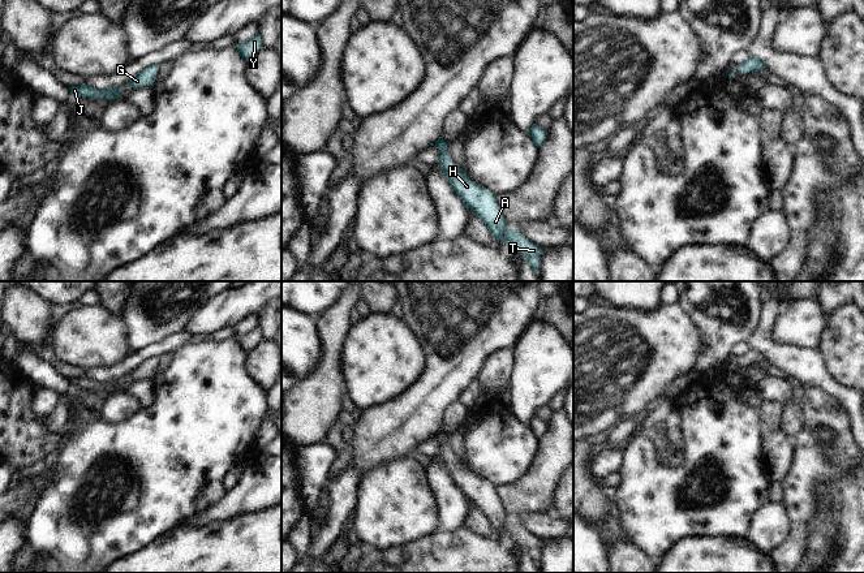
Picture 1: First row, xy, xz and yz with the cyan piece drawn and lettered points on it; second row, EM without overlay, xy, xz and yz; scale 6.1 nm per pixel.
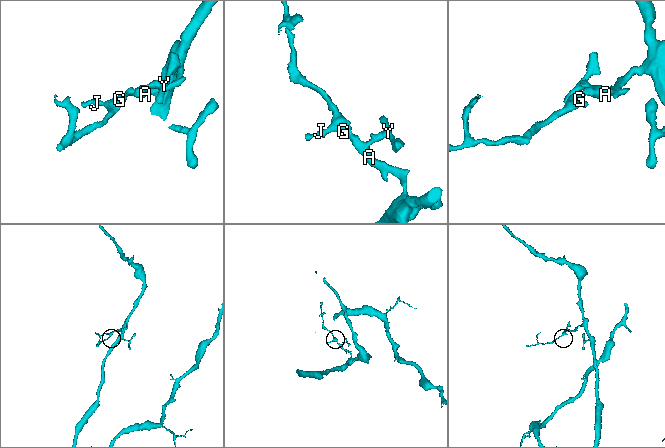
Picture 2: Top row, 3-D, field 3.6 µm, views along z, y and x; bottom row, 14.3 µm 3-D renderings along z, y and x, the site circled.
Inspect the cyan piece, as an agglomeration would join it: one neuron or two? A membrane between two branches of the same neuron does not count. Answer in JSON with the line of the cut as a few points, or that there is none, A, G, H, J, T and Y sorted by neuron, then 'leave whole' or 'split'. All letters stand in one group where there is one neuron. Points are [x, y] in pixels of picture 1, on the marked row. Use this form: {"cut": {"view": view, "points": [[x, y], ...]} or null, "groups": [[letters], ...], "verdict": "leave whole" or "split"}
{"cut": null, "groups": [["A", "G", "H", "J", "T", "Y"]], "verdict": "leave whole"}

